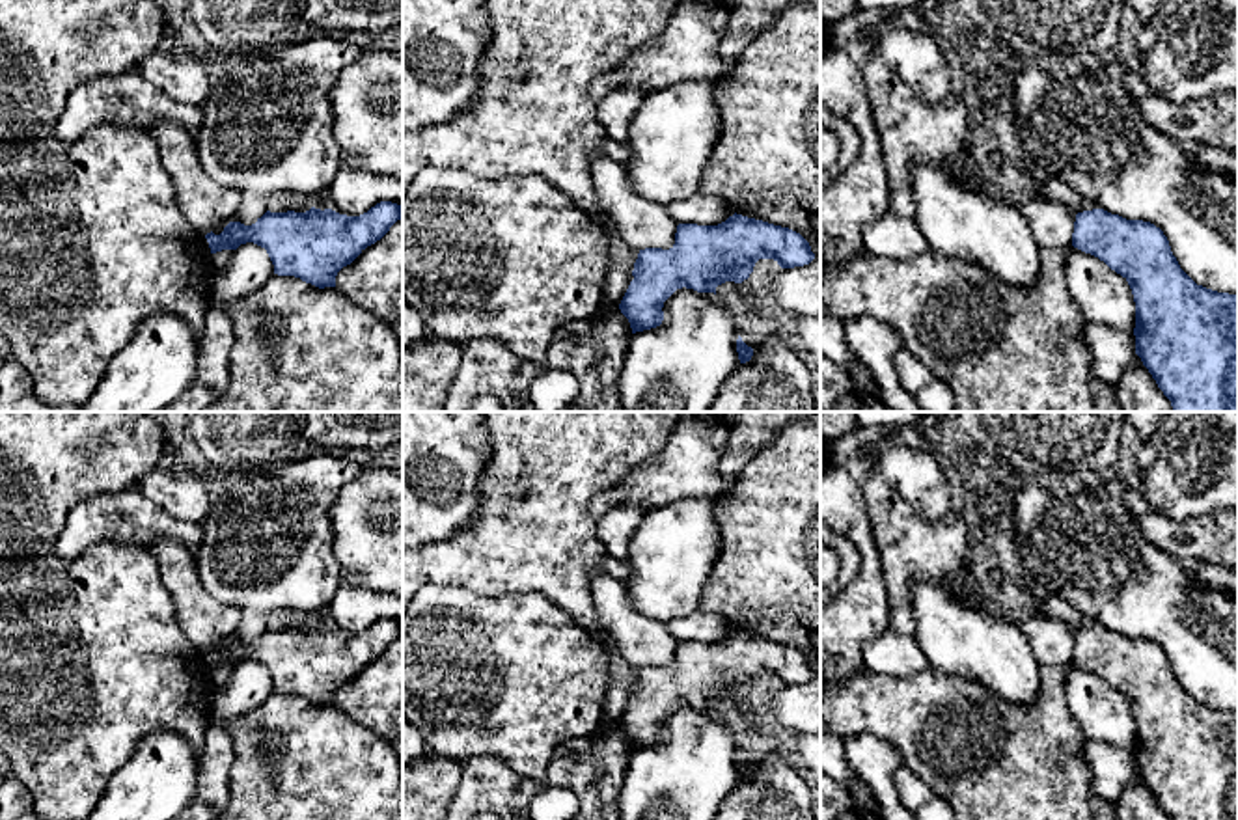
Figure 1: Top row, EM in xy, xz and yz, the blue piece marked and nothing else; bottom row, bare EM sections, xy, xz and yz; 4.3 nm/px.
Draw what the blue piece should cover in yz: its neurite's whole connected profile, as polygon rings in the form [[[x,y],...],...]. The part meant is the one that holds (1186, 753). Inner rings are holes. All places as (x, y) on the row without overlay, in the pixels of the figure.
[[[1104,626],[1076,632],[1072,663],[1098,675],[1121,691],[1135,719],[1135,772],[1171,820],[1238,820],[1238,712],[1197,703],[1178,682],[1160,645],[1126,637]]]

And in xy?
[[[380,619],[360,634],[339,632],[332,626],[311,624],[306,630],[270,630],[267,628],[255,641],[244,643],[229,639],[220,652],[205,652],[211,671],[237,667],[241,662],[254,660],[267,667],[274,691],[295,693],[319,706],[336,704],[337,690],[351,682],[367,663],[380,658],[390,645],[401,637],[401,622]]]

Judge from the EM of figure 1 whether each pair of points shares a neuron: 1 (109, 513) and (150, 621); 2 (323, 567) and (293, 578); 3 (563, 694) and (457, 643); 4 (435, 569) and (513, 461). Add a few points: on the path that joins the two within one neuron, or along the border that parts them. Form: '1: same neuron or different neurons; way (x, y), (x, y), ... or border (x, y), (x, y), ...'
1: different neurons; border (146, 546), (101, 539), (79, 558)
2: same neuron; way (316, 571), (301, 573)
3: same neuron; way (537, 679), (511, 677), (496, 662), (483, 658)
4: same neuron; way (465, 550), (493, 522), (504, 491)

